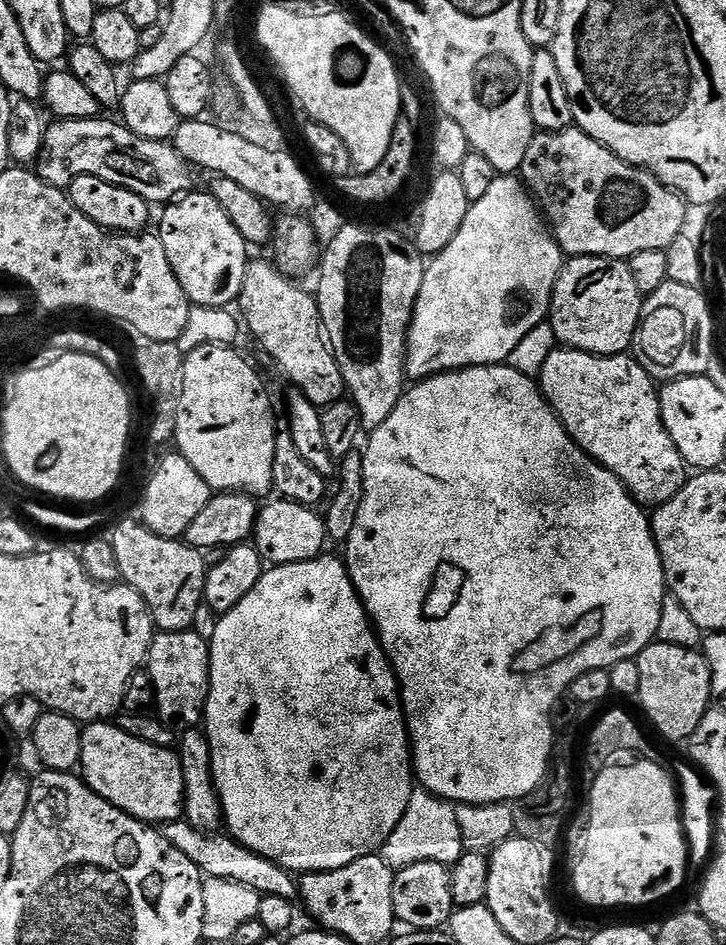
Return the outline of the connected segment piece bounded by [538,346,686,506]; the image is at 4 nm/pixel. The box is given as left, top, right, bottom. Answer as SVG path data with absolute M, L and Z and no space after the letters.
M557 347L538 377L540 392L570 438L610 470L641 506L670 502L686 479L686 465L660 417L657 381L631 355L595 356Z

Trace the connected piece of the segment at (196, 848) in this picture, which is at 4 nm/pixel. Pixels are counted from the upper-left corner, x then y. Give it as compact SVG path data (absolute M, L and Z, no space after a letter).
M183 818L159 825L158 831L166 838L166 842L170 842L170 846L174 846L174 850L182 850L182 854L186 854L186 858L190 858L190 862L194 862L194 866L198 866L205 877L213 876L238 882L238 886L250 886L250 890L260 896L277 896L291 901L297 899L298 884L293 873L287 872L275 860L267 860L254 854L227 834L198 832Z

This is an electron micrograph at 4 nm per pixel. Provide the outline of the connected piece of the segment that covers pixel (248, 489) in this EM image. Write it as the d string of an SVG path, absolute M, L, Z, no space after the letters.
M227 344L200 345L184 357L183 386L176 415L175 447L180 455L202 474L213 493L242 492L245 496L261 498L273 491L274 442L278 421L272 413L272 400L268 388L256 368L236 353L235 347Z

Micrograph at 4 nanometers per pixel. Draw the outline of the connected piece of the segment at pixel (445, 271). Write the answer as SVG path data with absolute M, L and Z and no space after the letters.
M512 174L497 175L490 190L468 205L466 222L454 234L454 242L427 261L422 290L412 311L405 352L405 373L412 380L428 379L464 368L503 364L509 354L534 330L545 323L552 307L552 291L566 257L548 227L524 181Z

